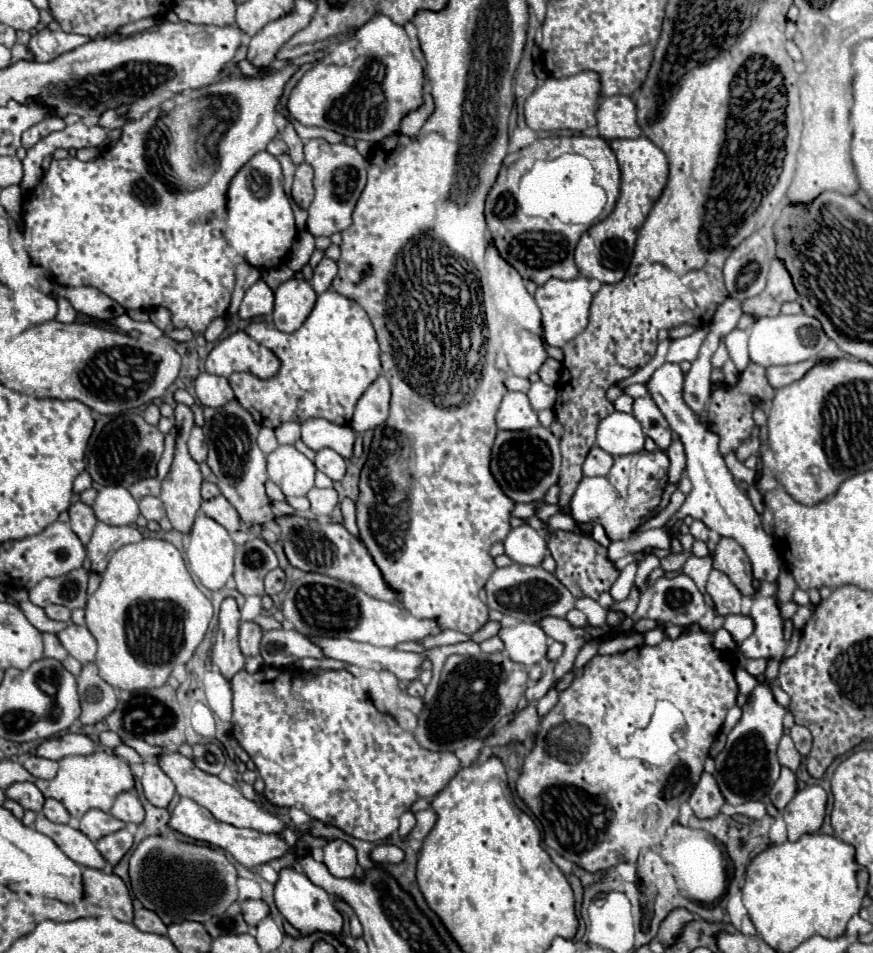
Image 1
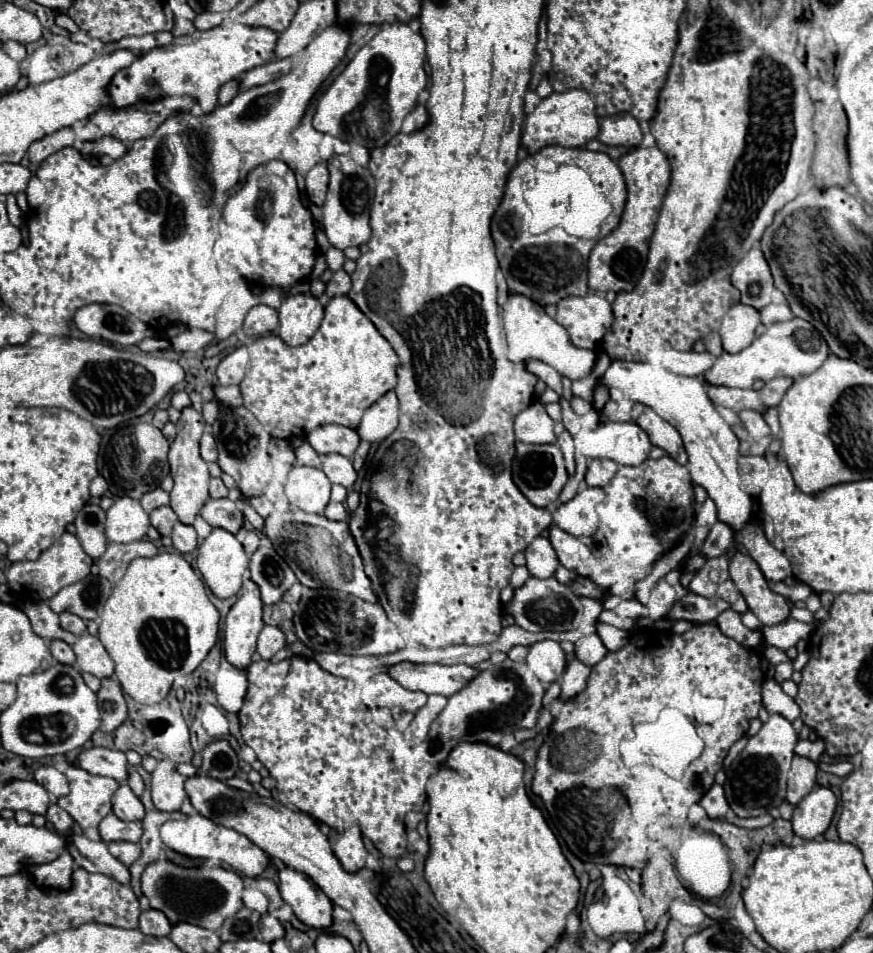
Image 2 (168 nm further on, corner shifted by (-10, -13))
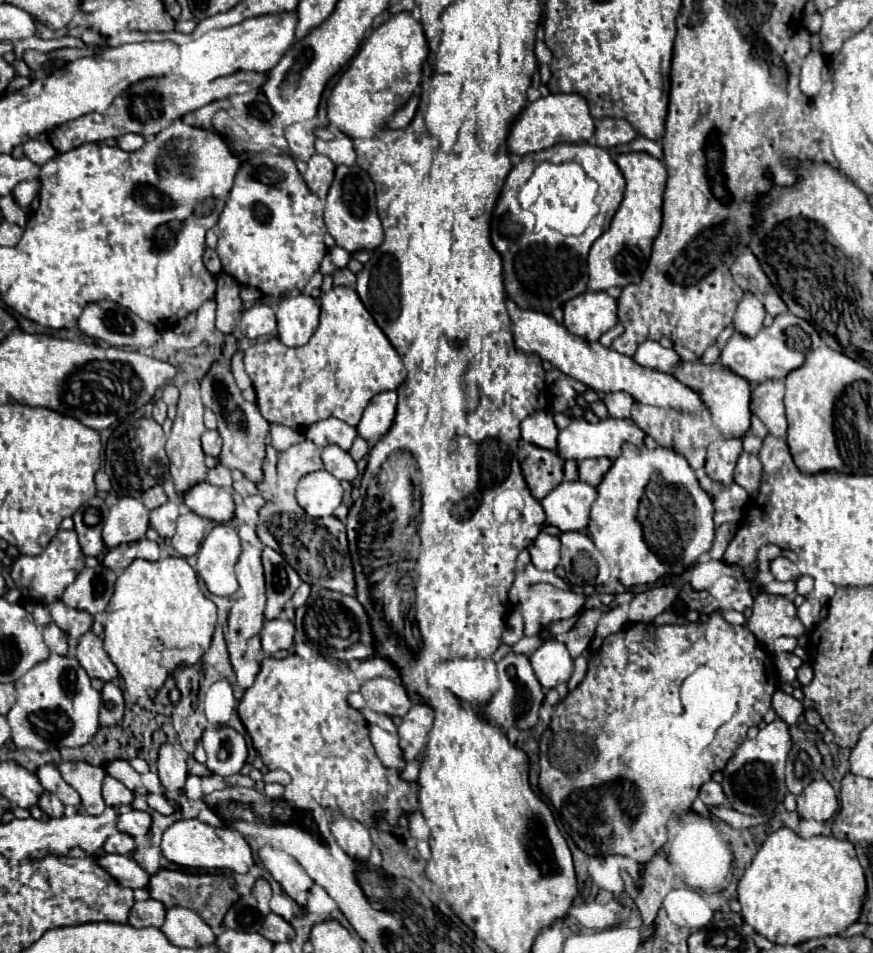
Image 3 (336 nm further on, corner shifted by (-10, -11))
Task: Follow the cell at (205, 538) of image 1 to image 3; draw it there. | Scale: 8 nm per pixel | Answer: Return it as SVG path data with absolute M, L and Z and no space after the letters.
M216 525L198 551L198 573L208 591L218 597L230 597L238 591L234 565L240 557L242 543L228 525Z

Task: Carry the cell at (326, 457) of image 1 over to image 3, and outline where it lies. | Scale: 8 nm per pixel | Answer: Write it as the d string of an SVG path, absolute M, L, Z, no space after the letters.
M322 447L322 461L324 461L324 469L328 473L332 473L336 479L346 479L346 481L354 481L358 477L358 469L354 459L350 457L348 451L342 451L340 447Z

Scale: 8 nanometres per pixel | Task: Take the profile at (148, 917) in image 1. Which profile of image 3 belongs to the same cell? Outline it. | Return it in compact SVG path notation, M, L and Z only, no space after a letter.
M154 899L136 903L128 919L132 927L162 927L164 921L166 921L166 907Z

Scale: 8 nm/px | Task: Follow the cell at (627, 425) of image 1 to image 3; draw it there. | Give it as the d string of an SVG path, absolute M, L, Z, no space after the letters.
M606 417L606 419L598 419L596 423L588 423L584 419L572 419L570 425L564 431L560 431L560 435L558 435L558 457L562 461L568 461L568 459L582 461L582 459L600 459L600 457L616 459L622 455L624 443L642 447L644 437L646 437L644 431L638 425L634 425L632 419Z

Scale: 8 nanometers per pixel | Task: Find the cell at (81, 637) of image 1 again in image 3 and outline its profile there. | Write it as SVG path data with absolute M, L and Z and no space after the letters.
M92 631L80 637L80 643L76 647L76 659L92 679L96 677L100 681L112 681L114 677L118 677L118 669L102 649L102 639Z

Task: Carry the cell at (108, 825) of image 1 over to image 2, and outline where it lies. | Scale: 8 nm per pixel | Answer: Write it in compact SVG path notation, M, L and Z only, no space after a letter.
M114 813L106 815L100 823L100 837L106 843L112 841L132 841L138 843L142 837L142 825L138 821L122 821L114 817Z

